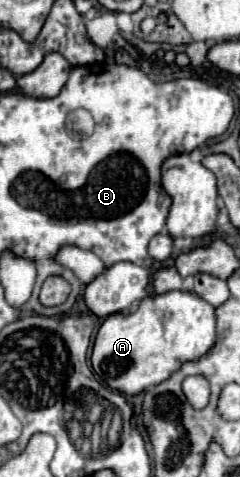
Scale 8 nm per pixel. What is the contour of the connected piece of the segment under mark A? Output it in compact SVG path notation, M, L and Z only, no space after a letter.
M170 291L142 299L134 313L106 317L96 333L92 371L110 389L130 397L166 381L182 363L200 359L215 341L214 307L192 291Z

